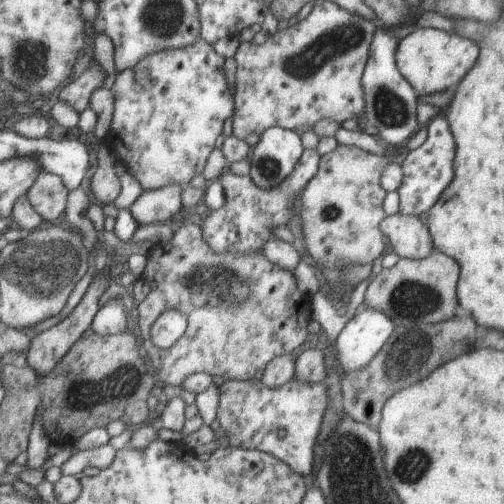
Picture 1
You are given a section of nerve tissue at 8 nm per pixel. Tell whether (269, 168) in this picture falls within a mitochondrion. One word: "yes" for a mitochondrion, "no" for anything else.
yes

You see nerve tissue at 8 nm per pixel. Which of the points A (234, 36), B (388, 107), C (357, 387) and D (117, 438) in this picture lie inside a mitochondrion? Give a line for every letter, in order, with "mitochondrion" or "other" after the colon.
A: other
B: mitochondrion
C: other
D: other

